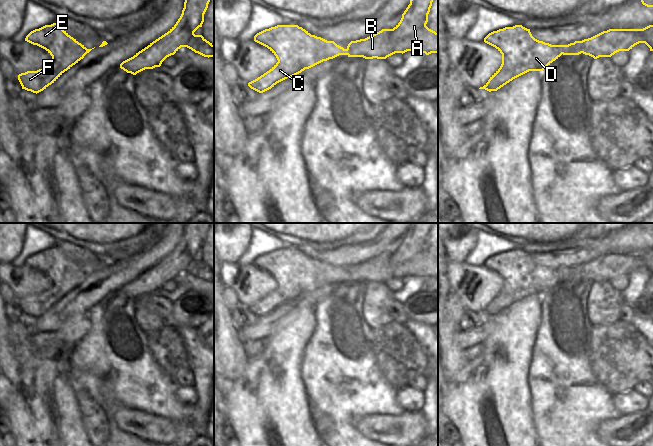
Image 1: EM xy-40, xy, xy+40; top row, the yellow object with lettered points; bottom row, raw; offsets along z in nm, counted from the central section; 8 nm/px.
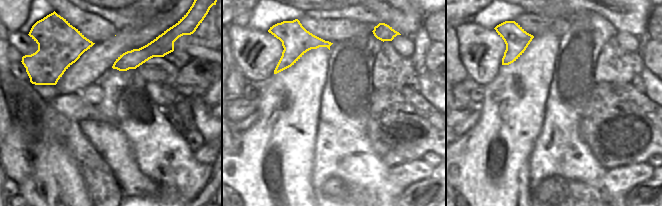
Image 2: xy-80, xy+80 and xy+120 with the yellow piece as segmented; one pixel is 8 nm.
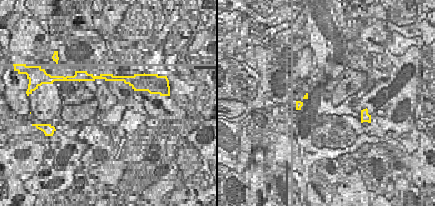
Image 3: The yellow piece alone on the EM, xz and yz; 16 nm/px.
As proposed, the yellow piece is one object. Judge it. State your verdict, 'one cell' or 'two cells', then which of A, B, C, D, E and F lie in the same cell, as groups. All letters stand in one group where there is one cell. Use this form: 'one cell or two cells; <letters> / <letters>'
two cells; A B / C D E F

